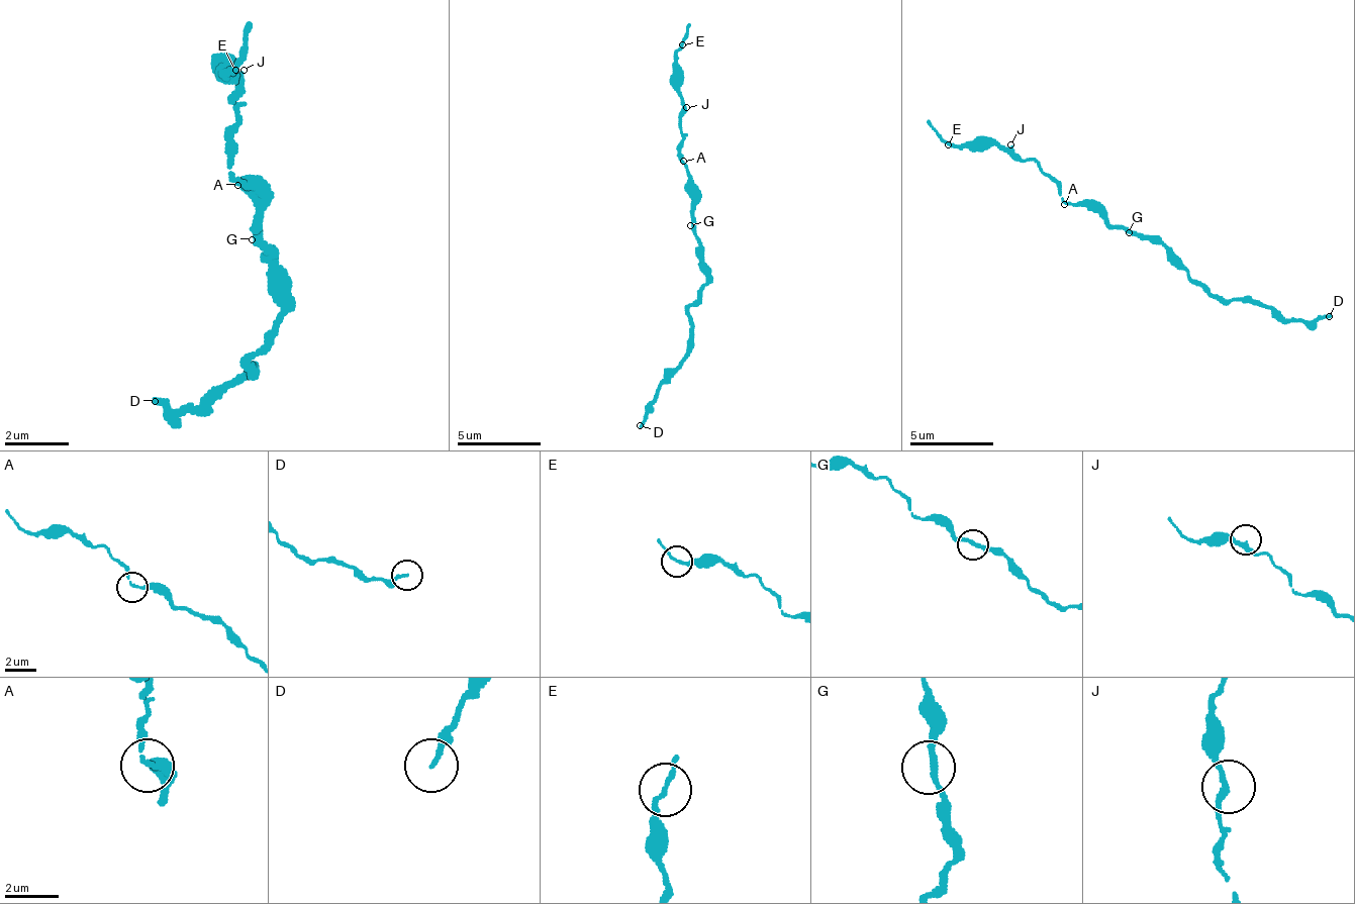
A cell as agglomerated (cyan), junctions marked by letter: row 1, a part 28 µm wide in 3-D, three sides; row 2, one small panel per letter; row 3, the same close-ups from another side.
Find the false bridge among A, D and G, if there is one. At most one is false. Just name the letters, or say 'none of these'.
none of these

